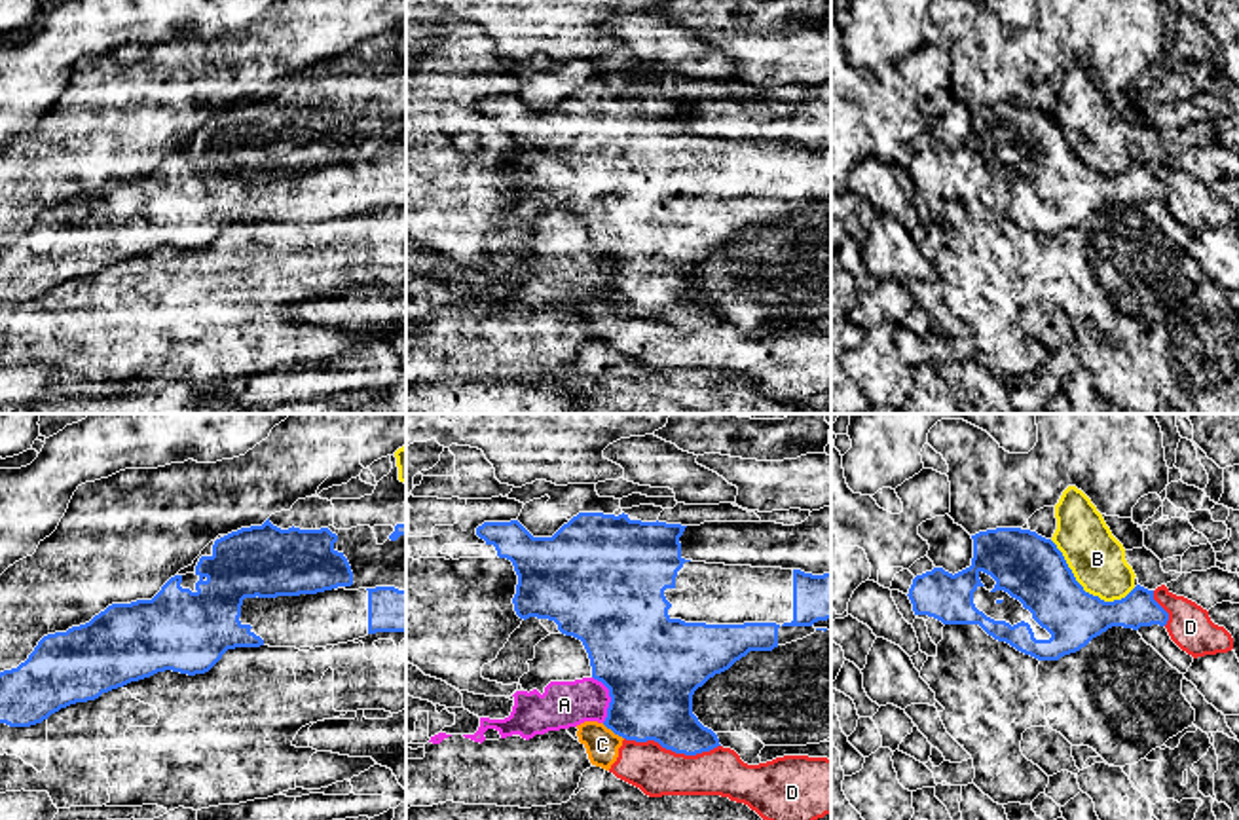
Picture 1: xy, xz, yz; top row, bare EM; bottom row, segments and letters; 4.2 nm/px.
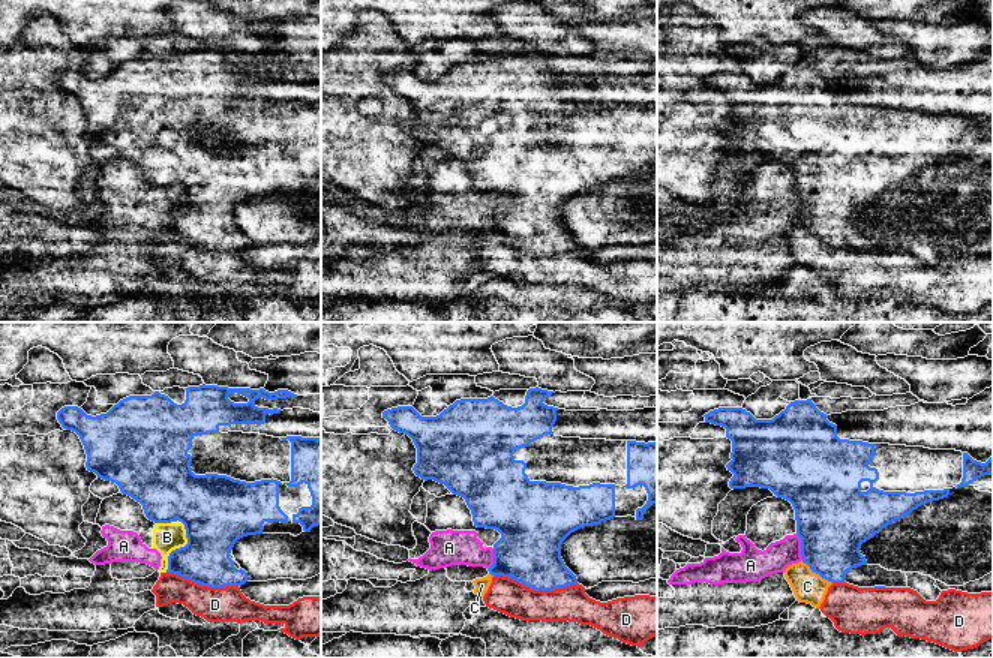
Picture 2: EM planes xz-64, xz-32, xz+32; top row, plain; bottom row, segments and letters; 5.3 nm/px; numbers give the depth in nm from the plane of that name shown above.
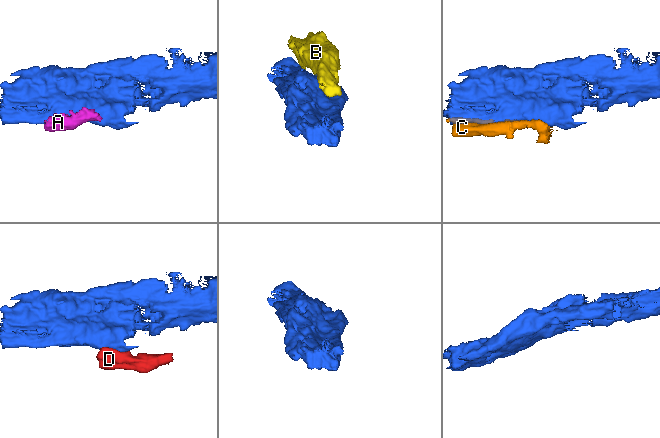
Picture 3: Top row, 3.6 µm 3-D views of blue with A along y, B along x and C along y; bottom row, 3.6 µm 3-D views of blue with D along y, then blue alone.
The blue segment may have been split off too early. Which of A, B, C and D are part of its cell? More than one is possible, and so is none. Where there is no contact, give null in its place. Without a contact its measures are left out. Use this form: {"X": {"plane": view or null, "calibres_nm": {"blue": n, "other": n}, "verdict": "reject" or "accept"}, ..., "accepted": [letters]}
{"A": {"plane": "xz", "calibres_nm": {"blue": 420, "other": 200}, "verdict": "reject"}, "B": {"plane": "yz", "calibres_nm": {"blue": 280, "other": 240}, "verdict": "reject"}, "C": {"plane": "xz", "calibres_nm": {"blue": 360, "other": 150}, "verdict": "reject"}, "D": {"plane": "xz", "calibres_nm": {"blue": 360, "other": 200}, "verdict": "reject"}, "accepted": []}

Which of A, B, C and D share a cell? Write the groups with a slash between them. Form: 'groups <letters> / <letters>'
groups A B / C D

